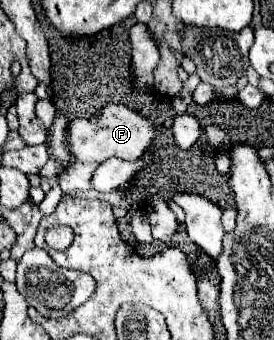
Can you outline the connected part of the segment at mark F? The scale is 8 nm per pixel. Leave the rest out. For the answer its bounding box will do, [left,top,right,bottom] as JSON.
[67,103,155,163]

